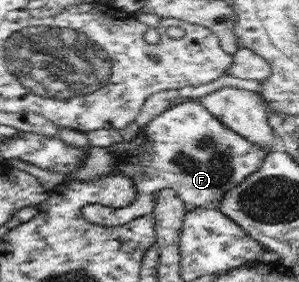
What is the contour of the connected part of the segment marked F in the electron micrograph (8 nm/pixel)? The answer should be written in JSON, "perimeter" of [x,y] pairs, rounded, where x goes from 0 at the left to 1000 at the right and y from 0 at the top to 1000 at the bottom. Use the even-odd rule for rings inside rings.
{"perimeter":[[[599,355],[468,454],[448,493],[355,525],[298,518],[278,589],[221,624],[221,642],[291,642],[361,613],[435,628],[462,670],[455,709],[421,734],[355,734],[328,723],[278,730],[288,780],[334,801],[415,801],[448,777],[512,752],[528,674],[582,670],[629,738],[732,738],[742,691],[796,660],[856,610],[893,539],[860,511],[756,454],[669,355]]]}

